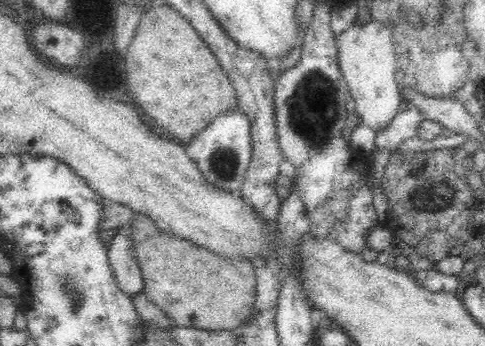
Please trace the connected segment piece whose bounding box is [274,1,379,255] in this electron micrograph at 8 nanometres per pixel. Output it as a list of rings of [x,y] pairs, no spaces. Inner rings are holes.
[[[314,2],[310,24],[302,36],[302,50],[299,61],[284,71],[274,82],[275,125],[279,147],[283,156],[295,168],[295,186],[304,203],[305,215],[308,217],[309,233],[314,237],[336,241],[349,252],[361,255],[366,248],[367,234],[372,226],[379,224],[374,209],[374,196],[368,186],[371,152],[354,148],[342,137],[348,114],[346,103],[349,97],[346,81],[338,65],[338,47],[335,34],[330,29],[331,2]]]

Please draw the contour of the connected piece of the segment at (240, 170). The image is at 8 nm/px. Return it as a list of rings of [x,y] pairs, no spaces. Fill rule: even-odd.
[[[234,106],[216,116],[212,124],[208,124],[202,132],[192,136],[192,140],[185,145],[185,151],[190,160],[197,164],[206,182],[238,193],[252,156],[250,121],[245,112],[240,112],[240,109]]]

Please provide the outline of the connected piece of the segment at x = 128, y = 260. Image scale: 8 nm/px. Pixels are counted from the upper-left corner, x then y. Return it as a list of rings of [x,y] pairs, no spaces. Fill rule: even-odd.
[[[130,224],[118,228],[117,232],[109,242],[108,263],[112,266],[119,288],[132,297],[144,293],[144,278],[130,237]]]

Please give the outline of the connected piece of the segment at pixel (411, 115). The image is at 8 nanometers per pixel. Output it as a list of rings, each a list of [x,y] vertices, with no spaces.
[[[413,106],[408,110],[398,111],[398,114],[375,134],[375,148],[391,150],[399,146],[404,140],[414,138],[420,123],[424,120],[423,114]]]

